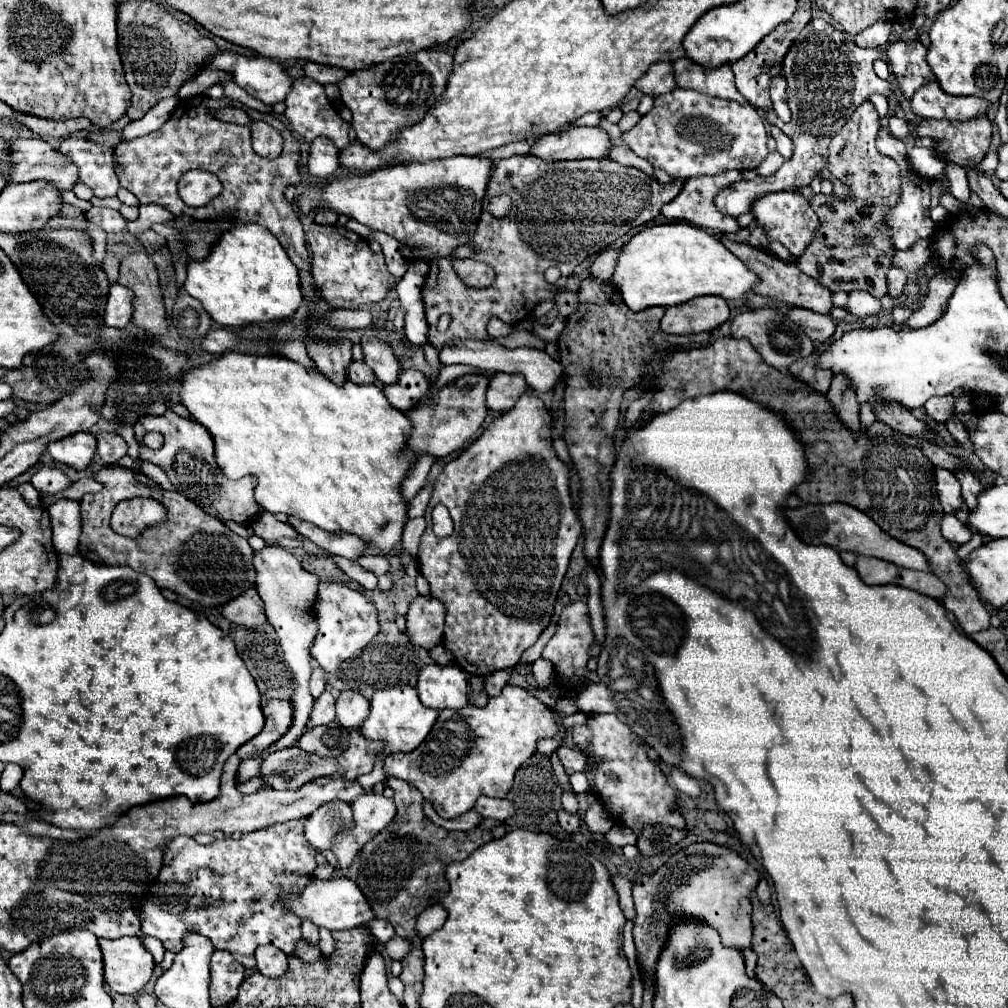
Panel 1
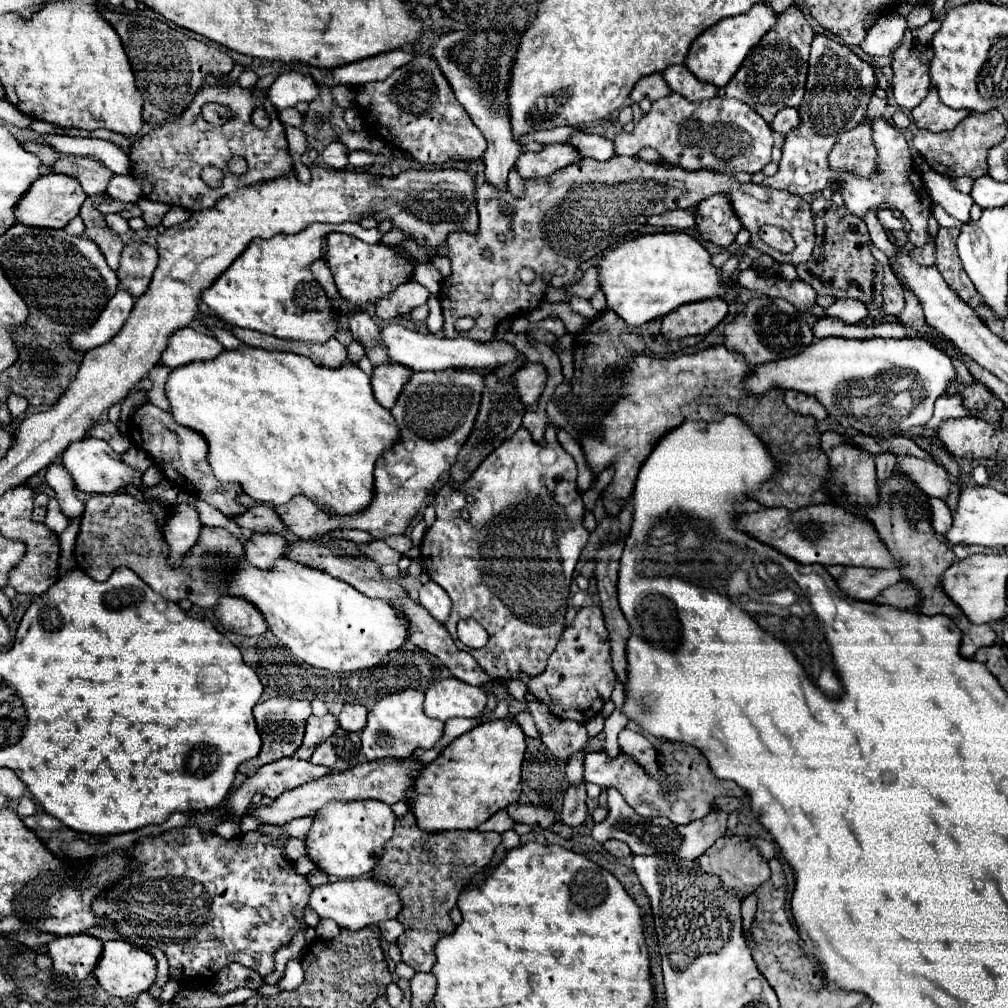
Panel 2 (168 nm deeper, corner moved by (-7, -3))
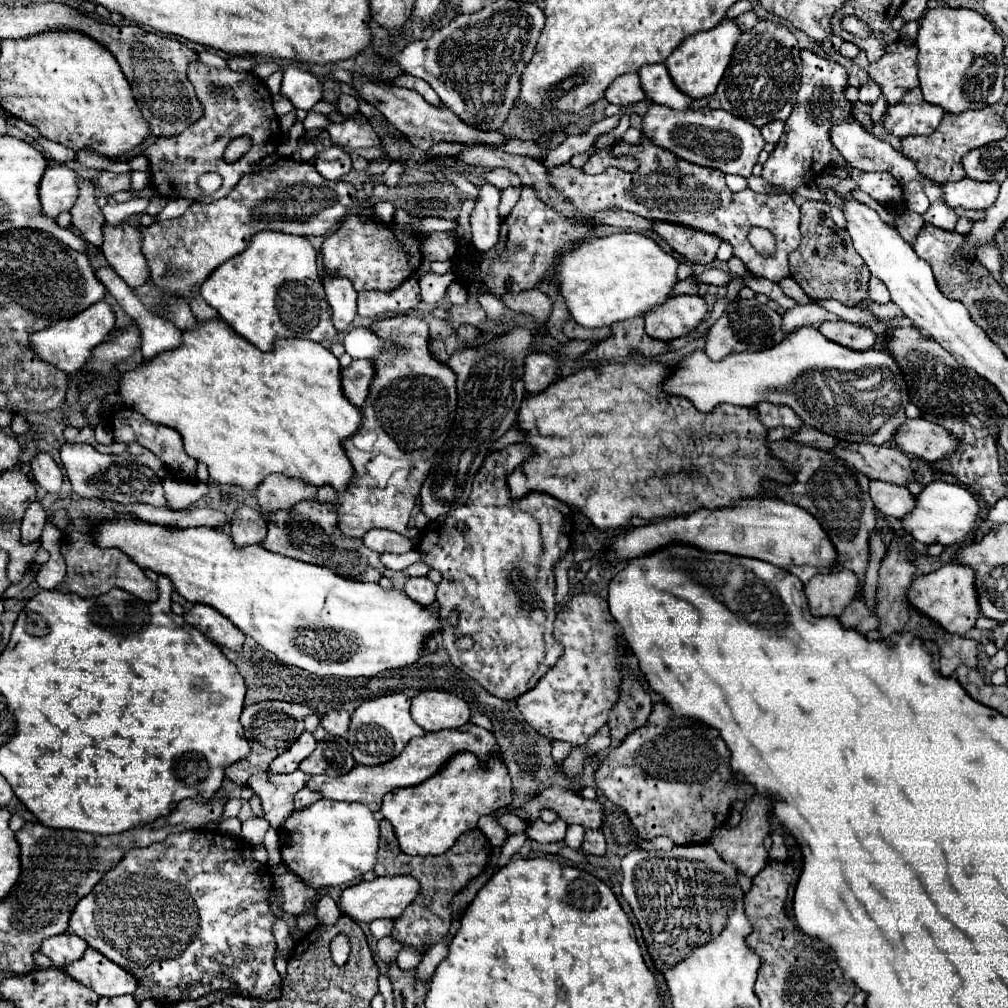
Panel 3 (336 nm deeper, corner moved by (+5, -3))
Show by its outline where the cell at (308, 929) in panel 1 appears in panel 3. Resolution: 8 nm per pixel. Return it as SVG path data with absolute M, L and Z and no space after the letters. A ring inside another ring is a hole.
M284 872L280 876L274 876L274 886L280 890L280 908L288 914L300 914L306 906L310 906L316 898L316 890L308 888L294 876L292 872Z

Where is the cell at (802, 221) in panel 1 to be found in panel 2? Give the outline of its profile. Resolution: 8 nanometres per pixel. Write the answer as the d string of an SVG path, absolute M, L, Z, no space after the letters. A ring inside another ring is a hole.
M614 156L606 162L582 158L578 164L570 164L550 176L524 180L524 186L524 196L516 198L510 190L498 192L494 184L484 182L476 192L480 214L478 234L456 232L448 236L446 246L448 258L452 262L452 274L442 282L440 290L446 338L464 336L478 342L492 340L500 322L524 316L528 310L538 308L548 286L564 288L574 280L582 264L578 252L596 252L596 256L602 256L606 250L622 242L626 234L640 230L650 216L676 208L690 208L720 192L730 196L732 208L742 226L750 230L750 246L758 248L760 252L770 254L778 262L790 262L798 266L812 256L814 248L814 218L808 202L790 192L772 190L760 184L738 184L730 174L718 174L710 170L686 172L670 164L648 164L640 158ZM502 204L510 204L514 208L516 214L512 220L502 216ZM764 224L786 228L796 242L794 252L782 254L766 246L760 238L760 226ZM498 232L504 234L502 242ZM484 246L492 250L490 260L482 258ZM524 266L530 266L536 272L536 280L532 284L524 284L518 278L518 272ZM558 268L564 268L566 272L562 276L552 276L546 284L542 276L556 272ZM464 316L474 318L476 324L472 330L460 332L454 328L454 324Z

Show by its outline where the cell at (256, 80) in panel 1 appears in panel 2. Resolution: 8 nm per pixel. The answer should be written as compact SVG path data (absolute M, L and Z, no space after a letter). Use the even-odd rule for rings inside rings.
M282 72L276 76L266 96L274 104L276 110L294 108L298 102L312 102L318 94L316 82L312 76L300 72Z

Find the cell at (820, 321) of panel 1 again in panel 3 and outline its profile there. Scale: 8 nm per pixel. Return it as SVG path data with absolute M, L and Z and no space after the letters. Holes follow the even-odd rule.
M844 320L822 322L820 332L824 338L838 342L840 346L846 346L846 348L856 350L856 352L866 352L876 344L876 334L872 330L858 326L858 324L844 322Z

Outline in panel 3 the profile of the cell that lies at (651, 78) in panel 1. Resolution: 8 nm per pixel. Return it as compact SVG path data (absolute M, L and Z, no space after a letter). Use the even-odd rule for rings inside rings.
M630 72L626 76L618 76L618 80L614 80L614 84L610 84L610 88L606 90L606 100L610 104L618 104L618 106L632 106L644 98L646 96L640 88L638 74L634 74L634 72Z

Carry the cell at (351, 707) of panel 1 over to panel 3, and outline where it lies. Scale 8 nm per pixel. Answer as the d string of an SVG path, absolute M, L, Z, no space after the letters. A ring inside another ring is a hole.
M330 710L328 714L322 716L320 720L322 728L328 732L328 734L334 734L334 736L344 736L348 732L348 724L350 724L350 714L346 710Z

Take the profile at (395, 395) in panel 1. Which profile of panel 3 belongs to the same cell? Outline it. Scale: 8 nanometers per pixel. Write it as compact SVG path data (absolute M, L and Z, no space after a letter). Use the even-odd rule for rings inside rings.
M352 360L348 368L342 370L342 392L354 406L362 406L368 394L370 380L374 376L372 360Z

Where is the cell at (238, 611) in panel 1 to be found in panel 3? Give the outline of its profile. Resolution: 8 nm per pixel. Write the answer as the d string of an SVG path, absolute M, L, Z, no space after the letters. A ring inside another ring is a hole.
M194 604L192 610L184 614L184 620L190 626L198 628L216 646L226 646L228 650L238 652L238 648L244 644L244 634L220 612L206 608L206 604Z

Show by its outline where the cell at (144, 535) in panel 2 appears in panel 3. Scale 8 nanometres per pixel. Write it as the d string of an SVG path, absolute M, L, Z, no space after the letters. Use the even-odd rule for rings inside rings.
M70 532L60 544L60 552L68 566L64 582L56 586L56 590L60 592L74 592L82 598L90 598L90 596L106 594L110 592L110 588L116 586L134 596L142 596L140 600L146 600L146 602L154 602L158 598L158 588L154 588L154 582L146 578L144 570L138 564L134 564L126 554L118 552L116 548L110 548L110 550L98 548L92 542L90 532Z

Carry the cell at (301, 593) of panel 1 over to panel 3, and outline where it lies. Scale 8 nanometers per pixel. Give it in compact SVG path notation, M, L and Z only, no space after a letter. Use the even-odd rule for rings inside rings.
M242 506L230 518L232 538L238 548L248 544L260 544L266 536L266 522L262 514L250 506Z

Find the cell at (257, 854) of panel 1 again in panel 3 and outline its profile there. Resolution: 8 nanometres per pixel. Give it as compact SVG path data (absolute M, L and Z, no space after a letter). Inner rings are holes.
M188 830L180 834L170 834L164 842L152 844L148 848L132 848L116 868L112 868L96 886L94 890L78 902L78 906L72 912L70 918L70 932L80 936L88 942L90 948L96 948L100 954L108 956L114 964L130 972L138 980L138 988L134 992L134 1000L166 1000L168 1004L198 1000L202 996L208 996L210 992L228 992L228 994L242 994L248 998L260 998L260 1000L276 1000L282 996L282 978L274 968L274 950L276 942L272 936L272 924L276 922L276 916L272 914L266 898L272 894L272 870L266 864L260 864L252 860L252 846L248 846L246 840L226 834L214 834L206 830Z

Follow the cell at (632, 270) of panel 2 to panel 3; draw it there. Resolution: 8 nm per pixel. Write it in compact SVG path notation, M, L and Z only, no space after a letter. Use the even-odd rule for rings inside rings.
M616 232L604 238L588 238L564 252L554 270L554 282L572 320L584 328L600 328L644 316L664 304L678 282L676 268L678 262L654 240L636 232Z

